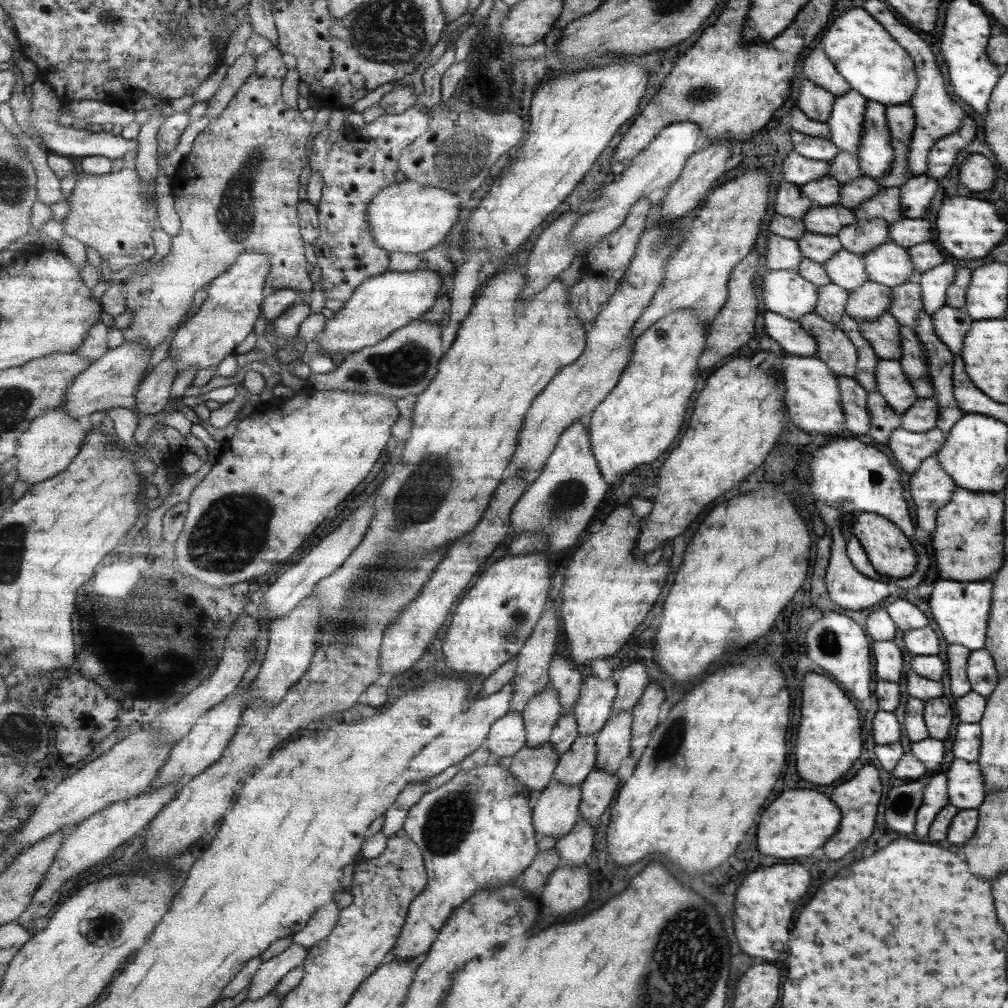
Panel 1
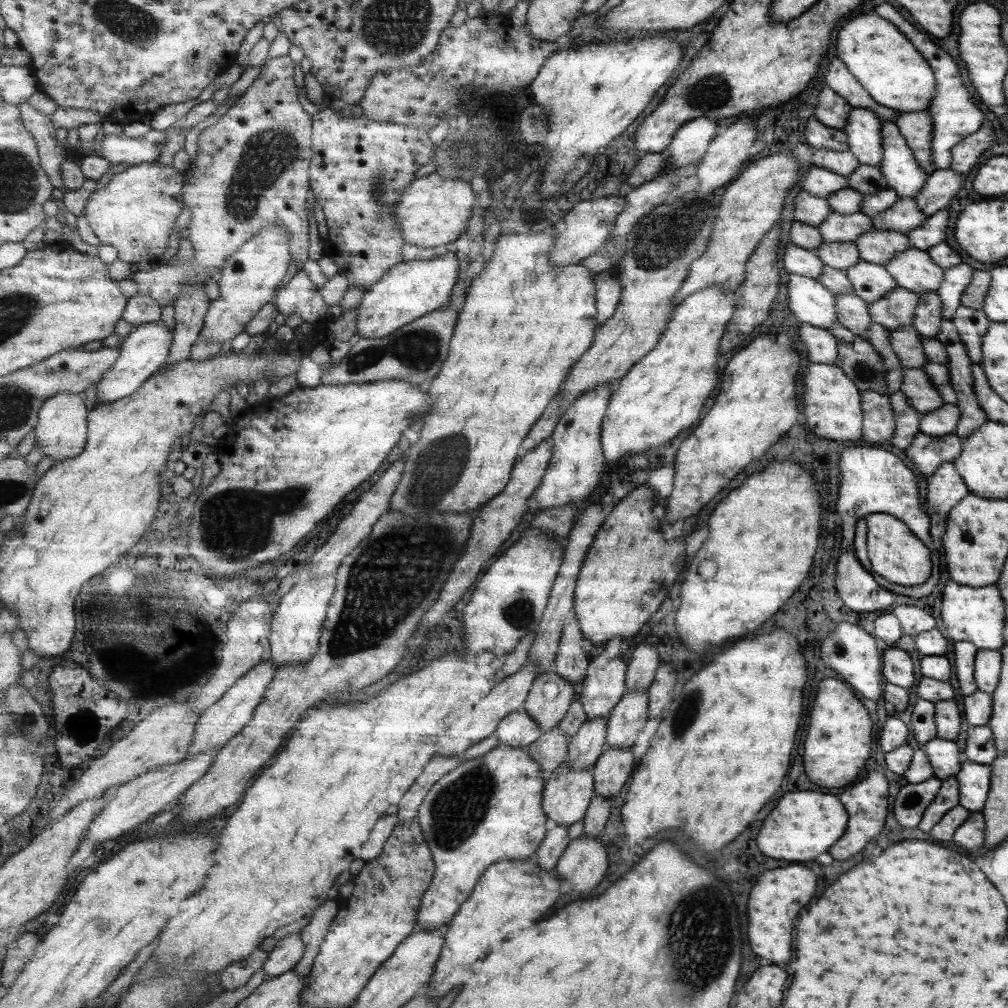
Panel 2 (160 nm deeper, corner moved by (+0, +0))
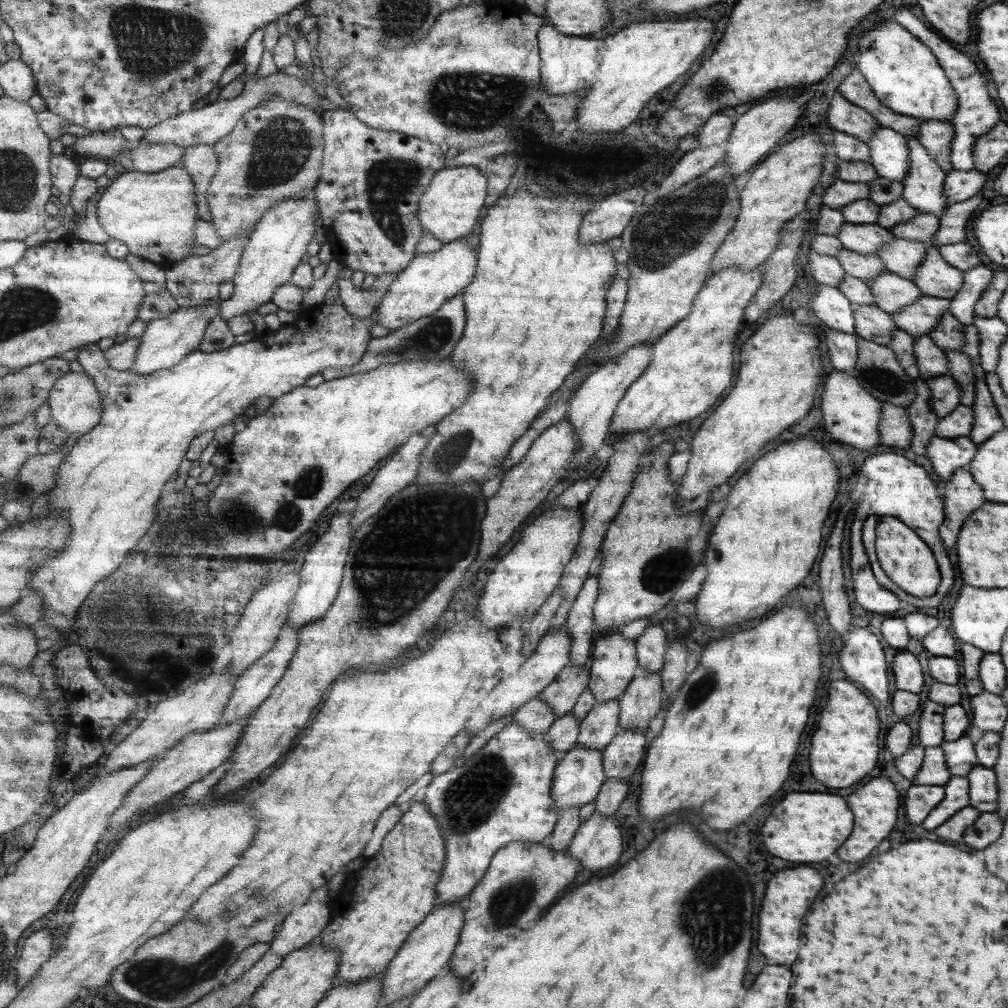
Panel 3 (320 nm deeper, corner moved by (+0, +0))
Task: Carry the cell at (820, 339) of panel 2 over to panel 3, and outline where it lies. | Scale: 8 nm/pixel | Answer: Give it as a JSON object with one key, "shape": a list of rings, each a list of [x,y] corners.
{"shape":[[[825,329],[823,342],[827,346],[829,364],[834,370],[849,373],[856,368],[859,343],[855,334],[845,334],[838,330]]]}

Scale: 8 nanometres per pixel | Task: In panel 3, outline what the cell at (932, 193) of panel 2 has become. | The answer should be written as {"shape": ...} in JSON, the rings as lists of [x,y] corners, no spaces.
{"shape":[[[950,170],[944,180],[944,195],[948,204],[963,202],[983,190],[987,182],[985,173],[978,170],[959,171]]]}

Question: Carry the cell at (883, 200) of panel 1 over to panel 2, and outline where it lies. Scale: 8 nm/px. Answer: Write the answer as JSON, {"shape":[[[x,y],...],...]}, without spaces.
{"shape":[[[898,197],[897,202],[889,210],[880,212],[871,218],[871,222],[877,230],[893,230],[905,235],[923,224],[926,217],[913,199]]]}

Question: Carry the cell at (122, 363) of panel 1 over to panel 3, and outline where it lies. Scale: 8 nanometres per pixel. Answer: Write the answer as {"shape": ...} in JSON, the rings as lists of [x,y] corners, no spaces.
{"shape":[[[217,297],[212,300],[211,304],[207,303],[200,307],[181,307],[169,318],[149,322],[142,335],[141,350],[129,371],[138,375],[148,375],[181,364],[201,346],[205,332],[209,328],[209,322],[220,316],[221,309],[222,300]]]}

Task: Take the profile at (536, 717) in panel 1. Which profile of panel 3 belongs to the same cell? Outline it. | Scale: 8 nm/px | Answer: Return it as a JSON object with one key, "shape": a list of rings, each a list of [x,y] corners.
{"shape":[[[567,666],[557,673],[555,680],[548,684],[537,698],[551,707],[556,718],[560,717],[571,712],[579,695],[588,690],[590,676],[588,667]]]}

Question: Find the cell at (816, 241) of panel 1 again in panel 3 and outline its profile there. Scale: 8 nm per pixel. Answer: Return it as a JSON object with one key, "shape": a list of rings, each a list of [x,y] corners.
{"shape":[[[841,250],[835,256],[843,267],[845,274],[864,281],[879,276],[884,271],[884,262],[877,255],[861,255],[855,251]]]}

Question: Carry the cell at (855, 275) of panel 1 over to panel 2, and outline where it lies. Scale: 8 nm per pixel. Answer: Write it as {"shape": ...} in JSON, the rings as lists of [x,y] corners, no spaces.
{"shape":[[[860,260],[855,266],[843,270],[853,287],[854,294],[868,304],[881,300],[898,284],[883,265]]]}

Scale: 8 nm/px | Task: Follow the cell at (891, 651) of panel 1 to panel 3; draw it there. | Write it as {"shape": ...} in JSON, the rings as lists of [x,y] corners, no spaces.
{"shape":[[[898,650],[893,657],[894,688],[915,694],[923,688],[923,674],[915,656],[907,650]]]}

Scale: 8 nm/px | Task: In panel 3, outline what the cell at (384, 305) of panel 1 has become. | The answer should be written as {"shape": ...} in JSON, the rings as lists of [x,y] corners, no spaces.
{"shape":[[[462,239],[449,241],[436,252],[416,255],[397,273],[396,279],[380,299],[376,307],[378,324],[393,331],[435,313],[445,301],[461,294],[469,286],[476,276],[477,261],[476,250],[467,246]]]}

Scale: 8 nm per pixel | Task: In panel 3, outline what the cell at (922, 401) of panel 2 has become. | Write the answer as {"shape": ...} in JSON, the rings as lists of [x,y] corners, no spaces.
{"shape":[[[947,374],[938,376],[937,378],[928,378],[927,380],[920,381],[925,381],[927,383],[930,390],[930,407],[934,410],[934,413],[939,419],[952,413],[960,405],[960,396],[962,392],[956,379],[952,376]]]}

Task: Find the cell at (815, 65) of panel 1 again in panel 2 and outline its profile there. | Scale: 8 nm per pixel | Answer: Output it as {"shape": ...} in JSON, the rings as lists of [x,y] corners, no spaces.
{"shape":[[[833,57],[827,65],[825,84],[835,94],[845,99],[845,103],[851,108],[865,108],[873,110],[878,119],[895,122],[897,113],[889,108],[876,104],[866,93],[866,90],[856,81],[856,78],[847,70],[837,57]]]}

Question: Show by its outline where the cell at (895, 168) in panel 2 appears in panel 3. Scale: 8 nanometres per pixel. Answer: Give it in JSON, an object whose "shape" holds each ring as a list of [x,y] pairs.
{"shape":[[[905,135],[909,149],[909,170],[901,182],[902,199],[918,212],[933,214],[938,219],[948,207],[944,195],[946,172],[927,154],[917,139]]]}

